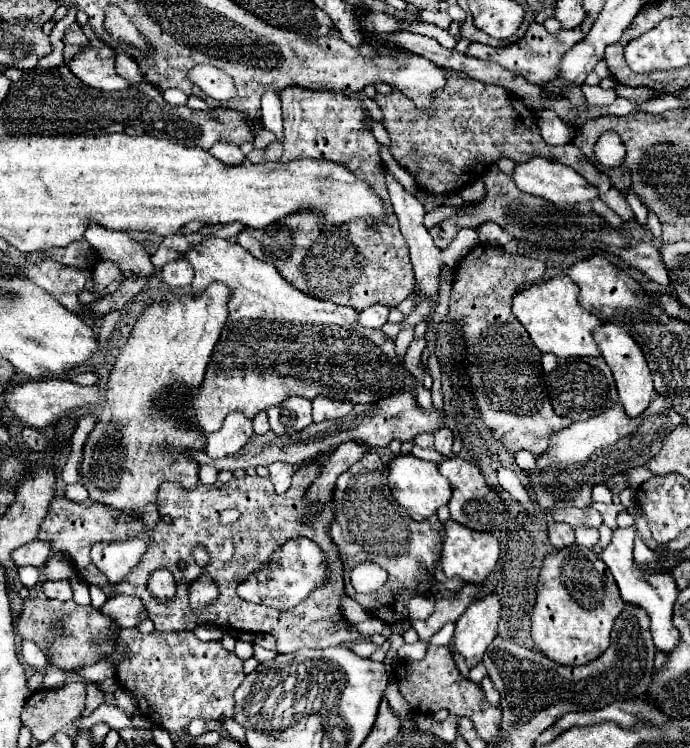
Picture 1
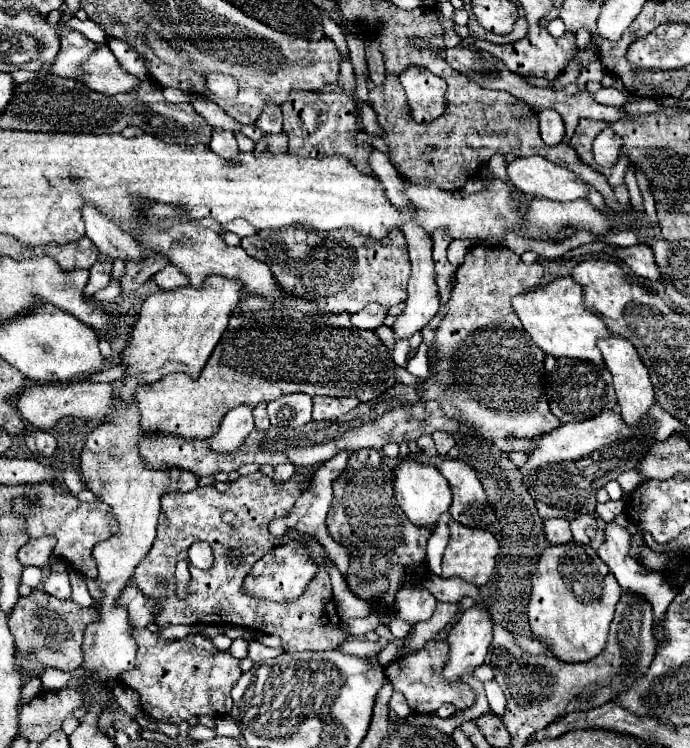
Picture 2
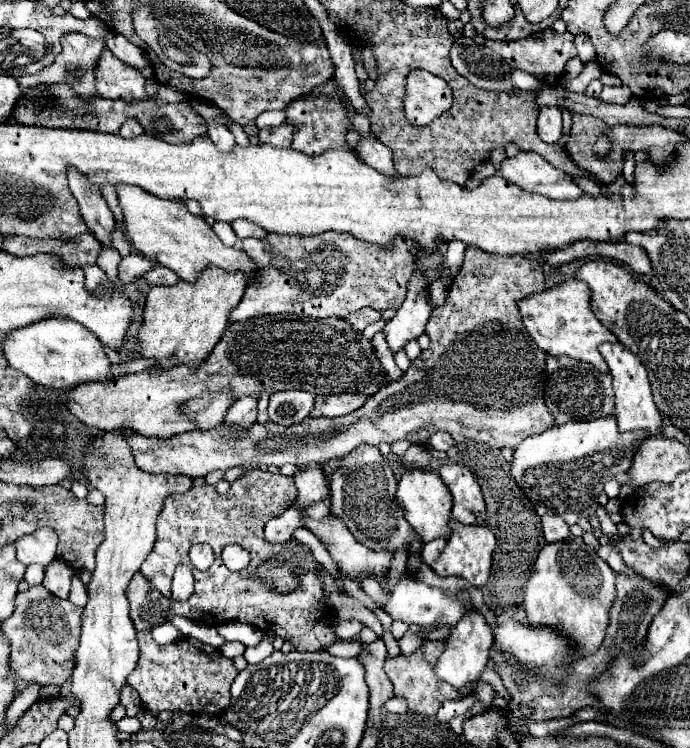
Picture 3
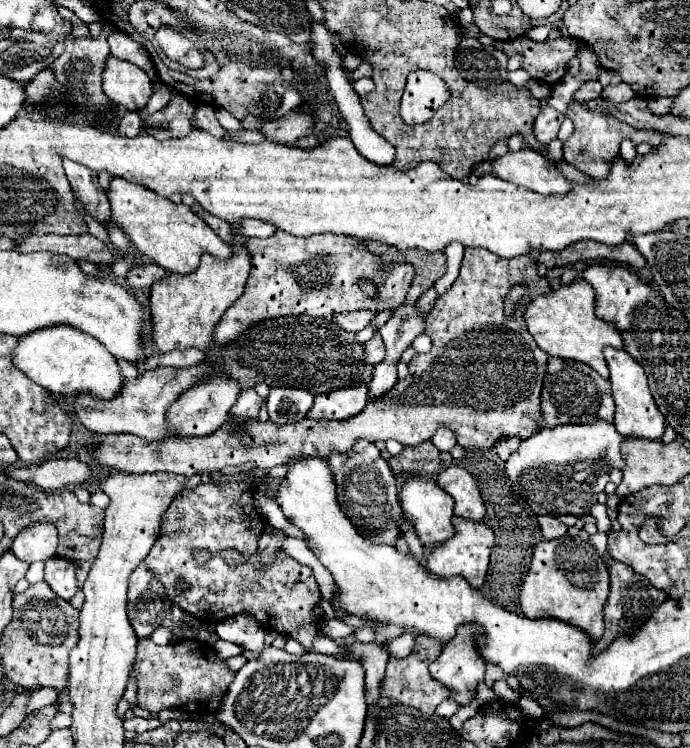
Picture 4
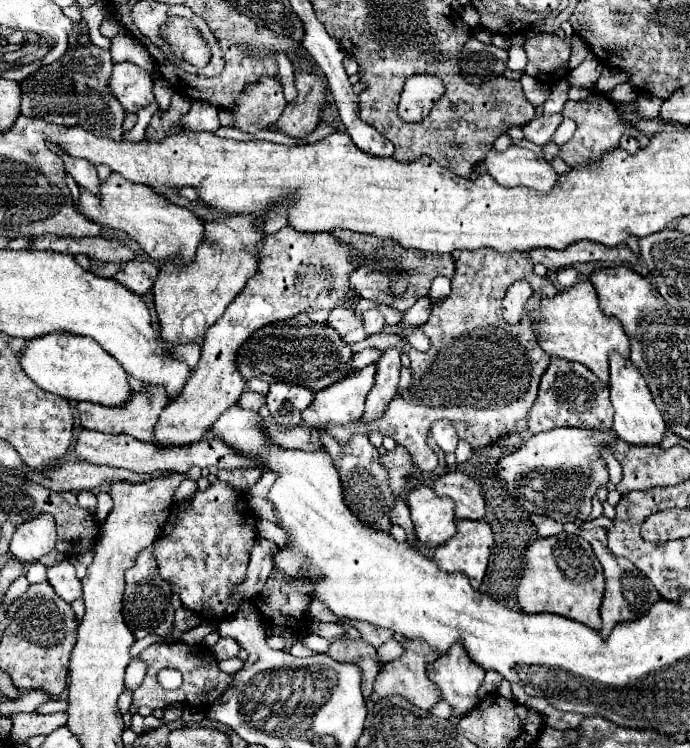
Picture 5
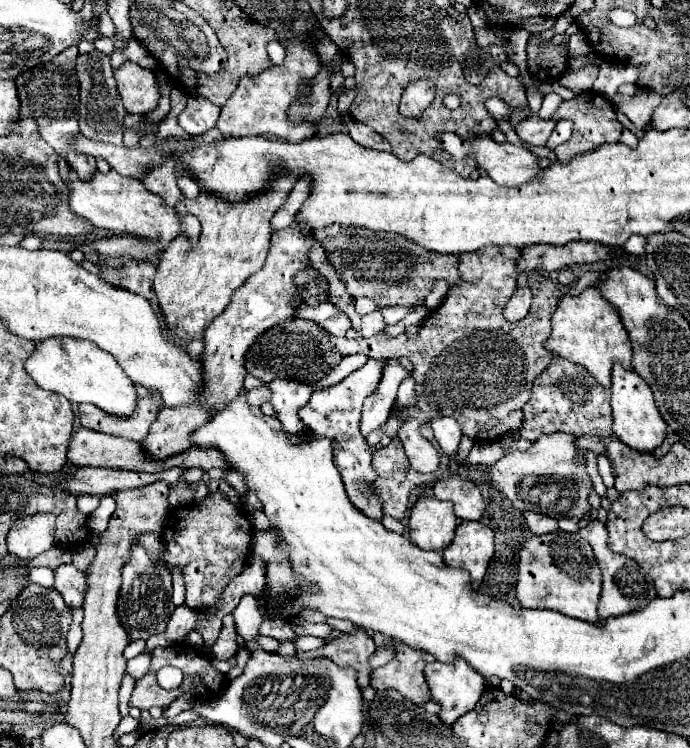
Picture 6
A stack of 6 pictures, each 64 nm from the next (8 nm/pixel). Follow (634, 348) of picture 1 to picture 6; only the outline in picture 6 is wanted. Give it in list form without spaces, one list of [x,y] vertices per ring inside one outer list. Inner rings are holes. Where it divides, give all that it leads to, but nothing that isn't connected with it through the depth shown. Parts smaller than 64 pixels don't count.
[[[616,362],[612,366],[610,390],[612,390],[612,412],[614,412],[614,436],[640,452],[656,450],[666,436],[666,422],[662,420],[654,404],[654,396],[648,384],[634,370],[628,370],[620,362]]]

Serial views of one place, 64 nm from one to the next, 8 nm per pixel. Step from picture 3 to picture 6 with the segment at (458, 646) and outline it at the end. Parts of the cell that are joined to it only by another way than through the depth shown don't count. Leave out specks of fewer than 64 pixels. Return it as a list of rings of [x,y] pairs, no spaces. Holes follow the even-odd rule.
[[[436,660],[432,664],[426,664],[424,674],[426,674],[426,680],[428,680],[434,702],[442,704],[442,712],[438,716],[446,724],[452,724],[460,716],[470,712],[476,706],[476,702],[480,700],[482,692],[484,692],[484,676],[480,676],[466,660],[456,660],[456,664],[440,664]]]

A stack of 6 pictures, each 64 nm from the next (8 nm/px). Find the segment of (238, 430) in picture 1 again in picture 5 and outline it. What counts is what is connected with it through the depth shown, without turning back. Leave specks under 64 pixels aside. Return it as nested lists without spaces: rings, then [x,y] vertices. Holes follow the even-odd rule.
[[[244,390],[244,394],[240,396],[238,404],[240,404],[240,408],[248,408],[248,410],[258,412],[258,408],[266,404],[266,396],[256,394],[256,392],[252,392],[252,390]]]

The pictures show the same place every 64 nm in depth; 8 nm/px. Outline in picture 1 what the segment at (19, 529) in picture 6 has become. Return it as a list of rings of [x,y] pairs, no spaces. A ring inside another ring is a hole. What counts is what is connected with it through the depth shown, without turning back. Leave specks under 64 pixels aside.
[[[32,540],[32,542],[16,548],[16,552],[12,552],[12,562],[16,566],[42,568],[46,564],[48,556],[50,556],[50,544],[42,542],[42,540]]]

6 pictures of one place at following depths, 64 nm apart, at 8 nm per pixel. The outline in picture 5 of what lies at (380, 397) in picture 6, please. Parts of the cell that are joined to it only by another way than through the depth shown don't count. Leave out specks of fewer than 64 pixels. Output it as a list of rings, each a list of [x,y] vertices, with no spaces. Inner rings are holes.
[[[388,348],[382,358],[376,362],[376,380],[366,398],[366,418],[376,420],[388,408],[388,402],[394,398],[400,376],[400,350]]]

